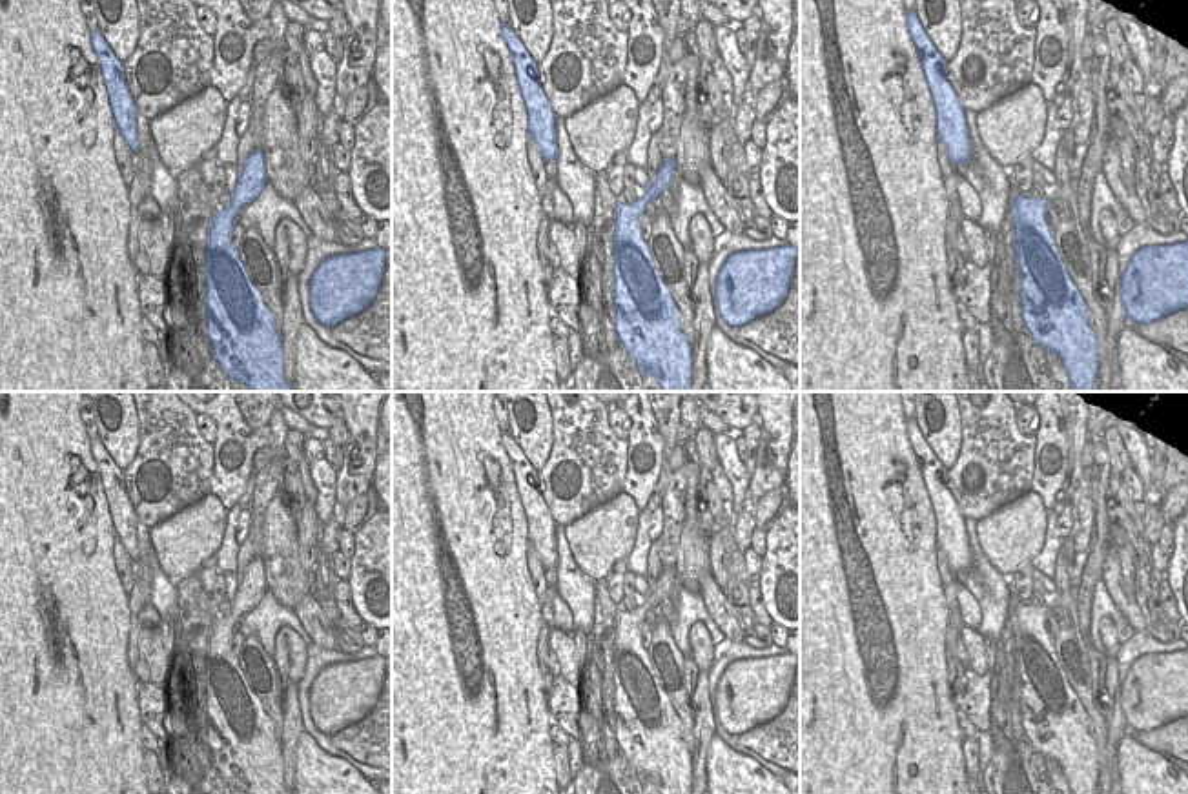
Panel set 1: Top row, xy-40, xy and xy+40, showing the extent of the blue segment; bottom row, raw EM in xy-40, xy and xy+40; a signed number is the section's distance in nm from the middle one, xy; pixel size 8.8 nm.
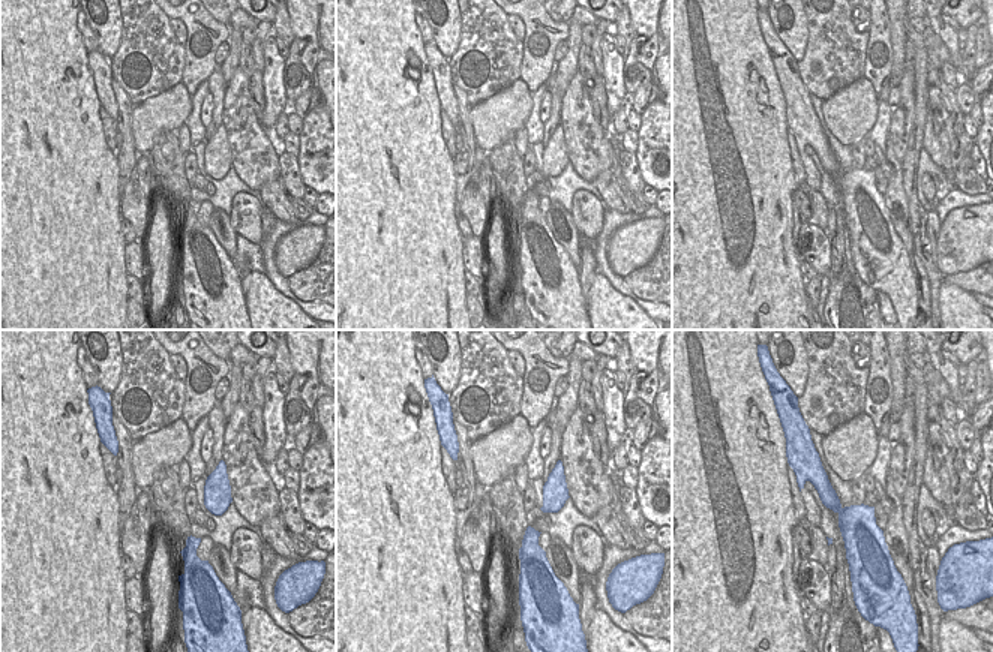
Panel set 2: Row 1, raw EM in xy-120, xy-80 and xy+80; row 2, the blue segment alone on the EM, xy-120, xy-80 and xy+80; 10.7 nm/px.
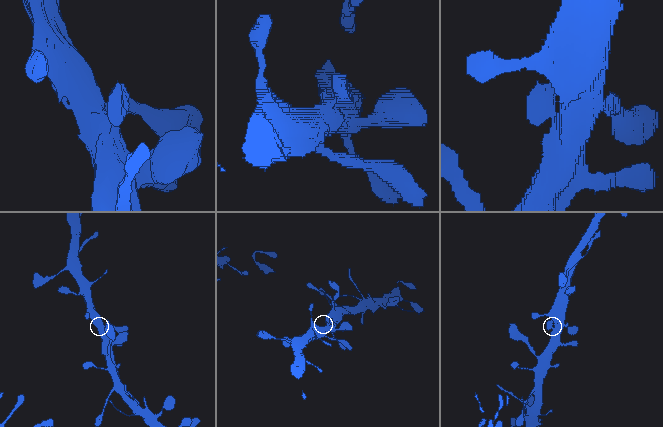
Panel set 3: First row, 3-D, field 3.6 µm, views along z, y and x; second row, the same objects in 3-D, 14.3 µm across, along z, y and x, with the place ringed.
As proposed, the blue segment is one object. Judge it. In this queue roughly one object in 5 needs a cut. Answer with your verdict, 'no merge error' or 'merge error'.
no merge error

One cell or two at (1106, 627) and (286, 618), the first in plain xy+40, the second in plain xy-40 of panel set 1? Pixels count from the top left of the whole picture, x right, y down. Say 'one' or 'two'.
two

